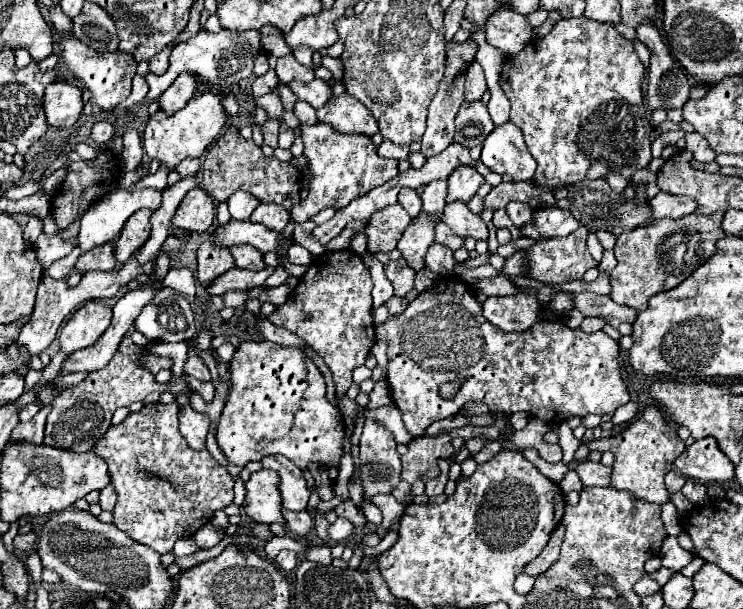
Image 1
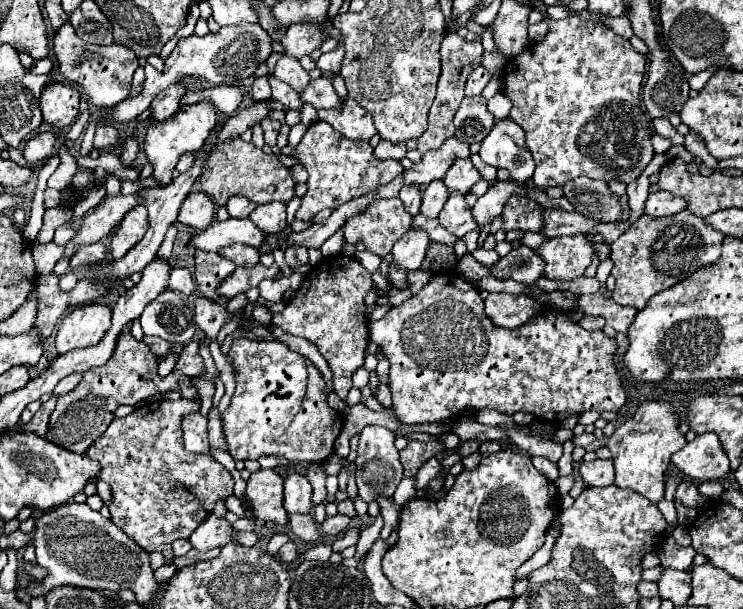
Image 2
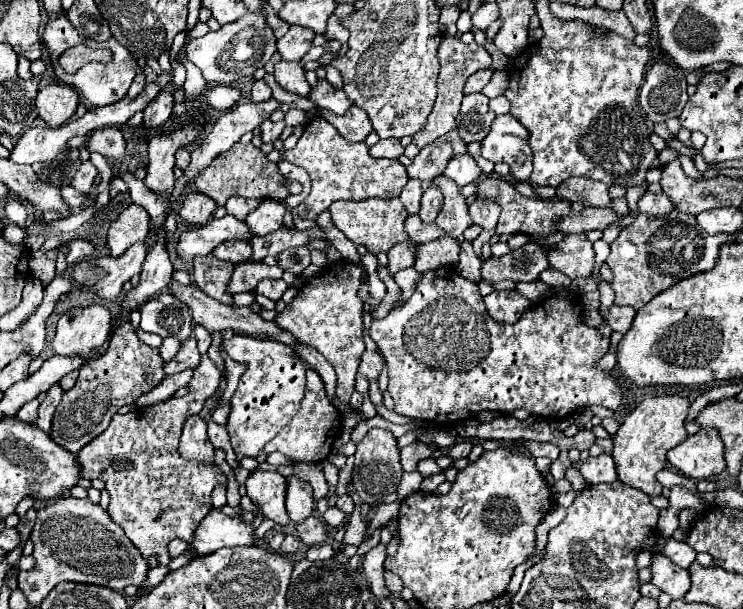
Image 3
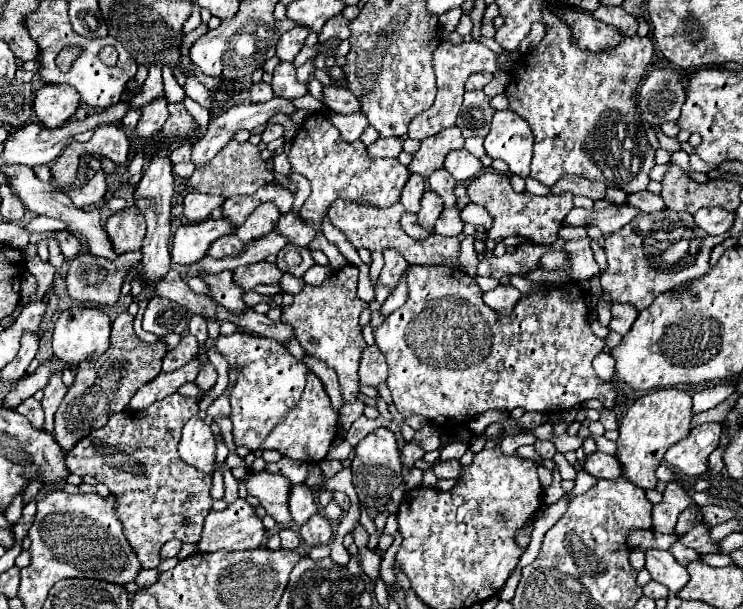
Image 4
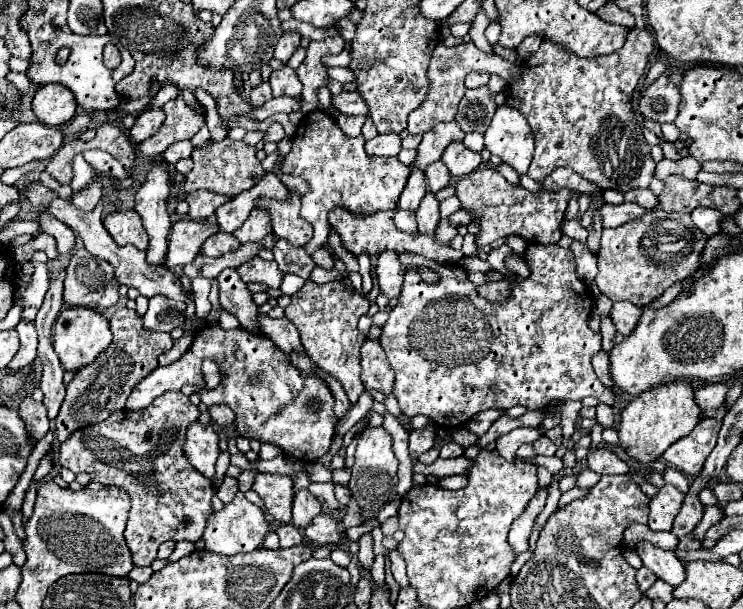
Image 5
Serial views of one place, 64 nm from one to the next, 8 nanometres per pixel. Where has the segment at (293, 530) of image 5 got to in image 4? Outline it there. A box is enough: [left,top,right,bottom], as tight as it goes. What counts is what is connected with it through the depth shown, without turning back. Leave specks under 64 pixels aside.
[280,528,300,550]

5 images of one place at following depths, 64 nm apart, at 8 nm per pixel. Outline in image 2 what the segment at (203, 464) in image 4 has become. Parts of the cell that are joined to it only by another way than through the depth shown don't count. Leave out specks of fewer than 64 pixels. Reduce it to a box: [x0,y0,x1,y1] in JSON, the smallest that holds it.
[182,414,208,454]

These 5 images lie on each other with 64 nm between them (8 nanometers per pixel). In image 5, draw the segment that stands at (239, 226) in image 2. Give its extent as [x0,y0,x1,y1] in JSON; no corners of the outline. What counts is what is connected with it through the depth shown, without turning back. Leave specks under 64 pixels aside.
[164,218,220,268]

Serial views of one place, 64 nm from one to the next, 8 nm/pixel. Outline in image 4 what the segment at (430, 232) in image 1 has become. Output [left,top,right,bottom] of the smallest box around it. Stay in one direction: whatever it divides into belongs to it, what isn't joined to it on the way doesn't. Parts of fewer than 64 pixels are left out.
[380,250,408,292]

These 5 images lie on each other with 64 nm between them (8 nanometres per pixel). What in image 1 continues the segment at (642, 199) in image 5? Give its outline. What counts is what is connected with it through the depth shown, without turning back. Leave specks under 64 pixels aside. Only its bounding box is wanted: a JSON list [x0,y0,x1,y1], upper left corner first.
[648,192,696,218]

